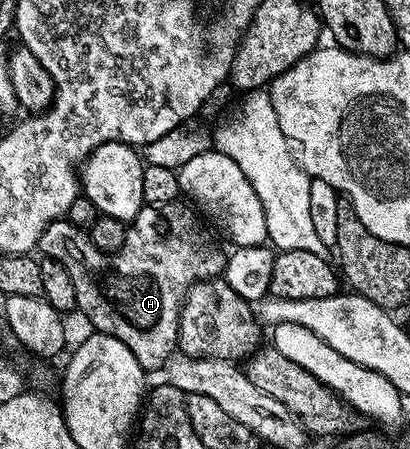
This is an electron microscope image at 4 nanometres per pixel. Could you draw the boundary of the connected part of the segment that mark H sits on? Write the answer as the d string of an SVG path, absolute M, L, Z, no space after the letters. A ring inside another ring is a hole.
M183 201L166 203L165 205L145 205L139 210L138 217L127 227L127 236L121 245L121 249L114 253L105 253L101 249L97 249L97 245L93 245L90 234L88 234L84 228L73 226L71 220L64 217L62 219L54 219L53 222L43 230L39 238L39 247L43 249L47 247L46 254L50 256L50 258L58 259L59 262L63 263L69 273L69 277L73 277L73 289L77 289L77 301L75 302L75 306L80 312L83 310L84 317L95 326L92 328L94 328L96 332L117 337L117 341L124 343L129 349L129 353L133 353L133 357L137 357L137 361L142 365L144 372L158 372L163 364L166 363L172 355L176 354L179 341L179 315L183 311L183 303L187 300L187 290L193 286L194 283L200 283L206 279L220 278L223 274L223 268L227 266L227 255L225 251L219 248L218 241L203 228L202 222L204 223L204 220Z

